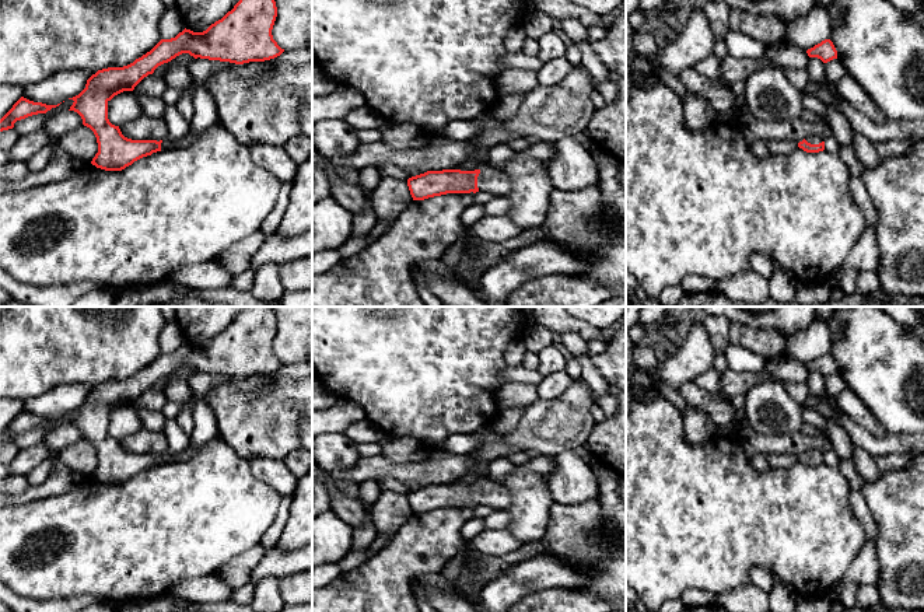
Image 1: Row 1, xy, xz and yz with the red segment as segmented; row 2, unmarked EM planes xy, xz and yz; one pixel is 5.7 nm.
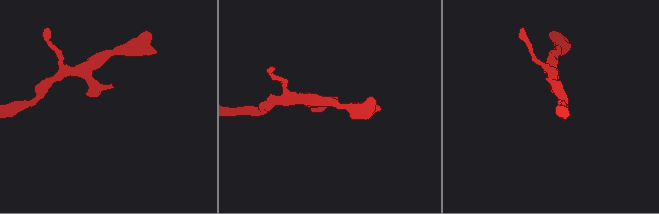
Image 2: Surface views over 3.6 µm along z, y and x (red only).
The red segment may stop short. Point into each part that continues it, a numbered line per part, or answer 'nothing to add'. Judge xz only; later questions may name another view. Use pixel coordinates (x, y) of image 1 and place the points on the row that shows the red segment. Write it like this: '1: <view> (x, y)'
1: xz (490, 179)

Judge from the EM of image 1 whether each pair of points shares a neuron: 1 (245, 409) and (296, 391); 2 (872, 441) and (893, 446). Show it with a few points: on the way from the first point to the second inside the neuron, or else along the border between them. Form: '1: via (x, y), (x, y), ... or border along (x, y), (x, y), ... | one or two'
1: via (258, 409), (272, 409), (283, 404) | one
2: via (878, 446), (888, 446) | one

